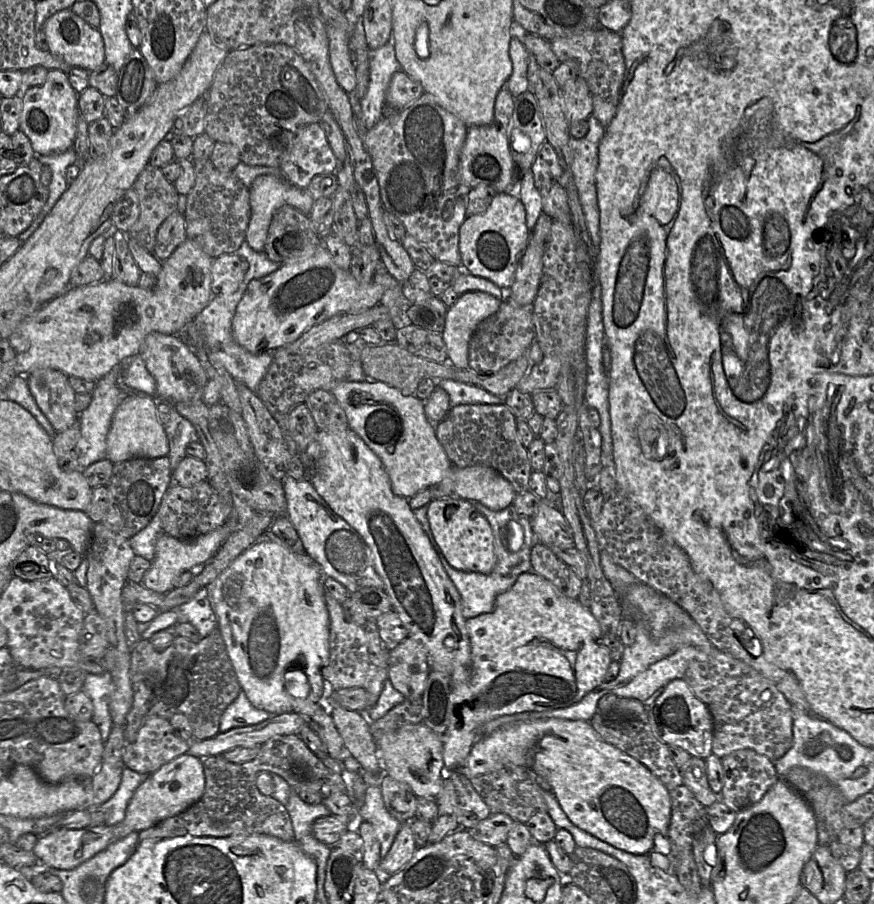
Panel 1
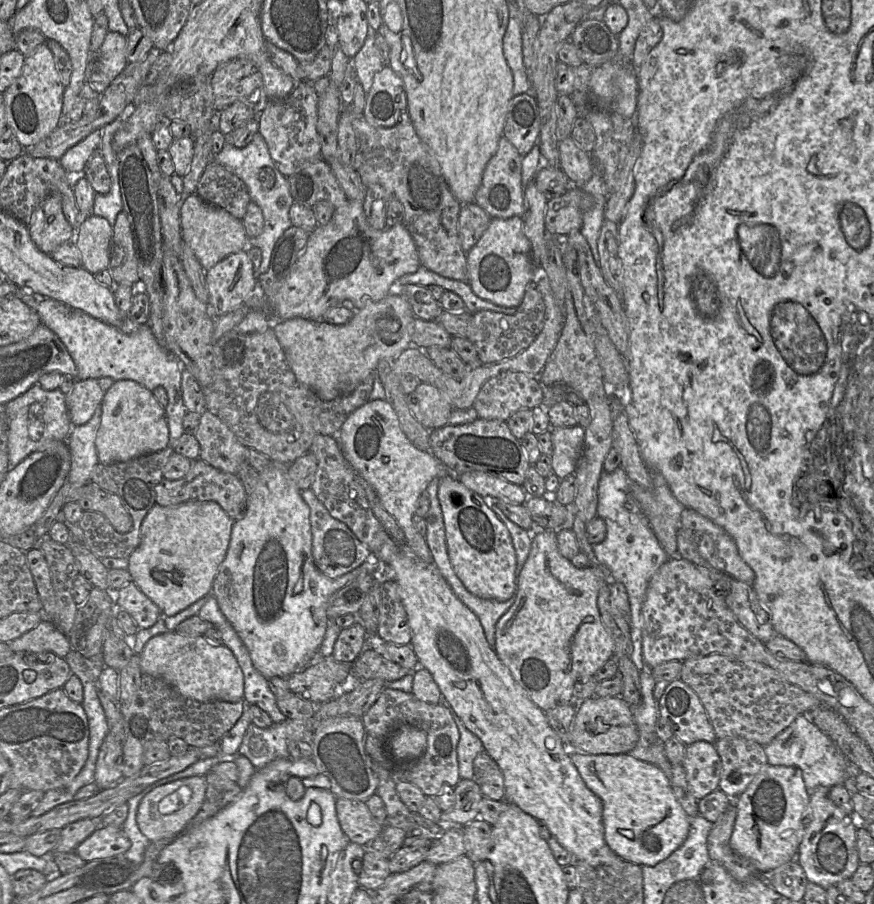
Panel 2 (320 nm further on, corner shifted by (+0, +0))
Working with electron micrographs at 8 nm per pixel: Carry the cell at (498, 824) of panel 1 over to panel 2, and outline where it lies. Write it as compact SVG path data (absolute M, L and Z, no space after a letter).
M448 827L440 839L430 846L426 861L435 865L451 862L465 855L464 827Z

